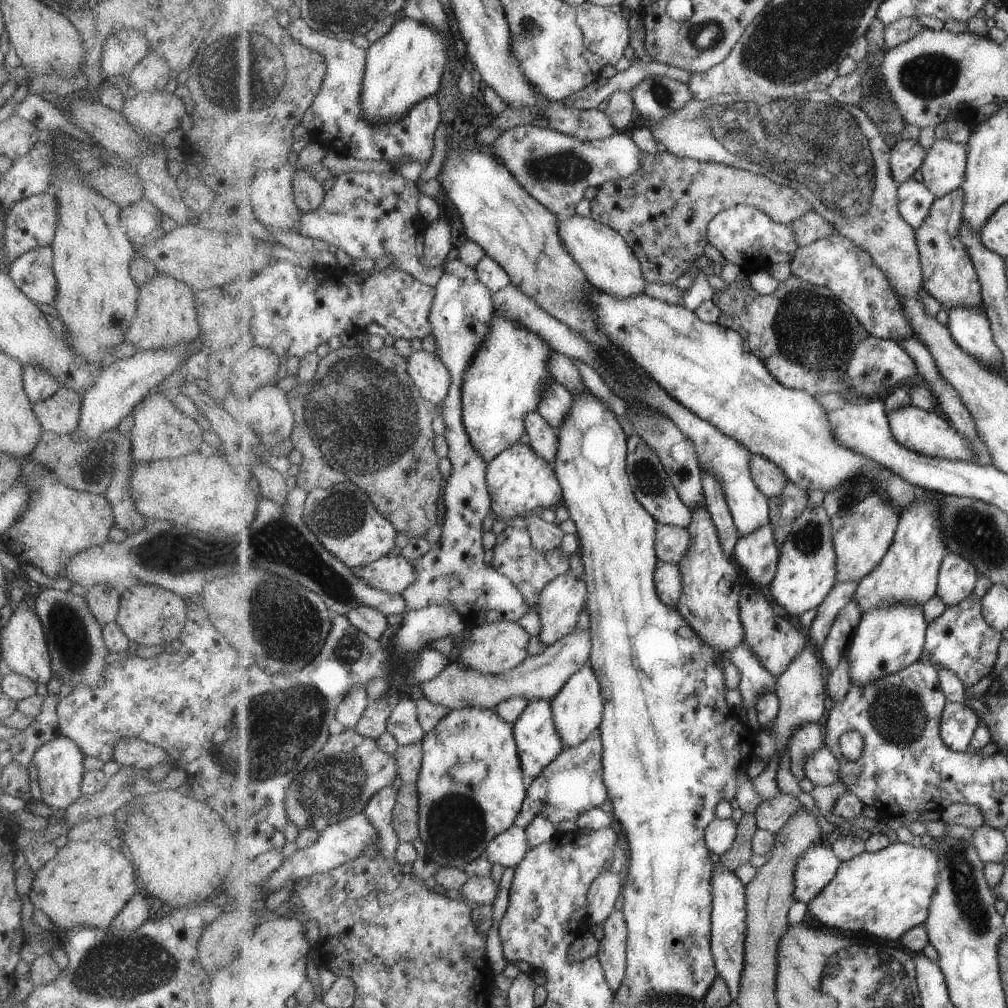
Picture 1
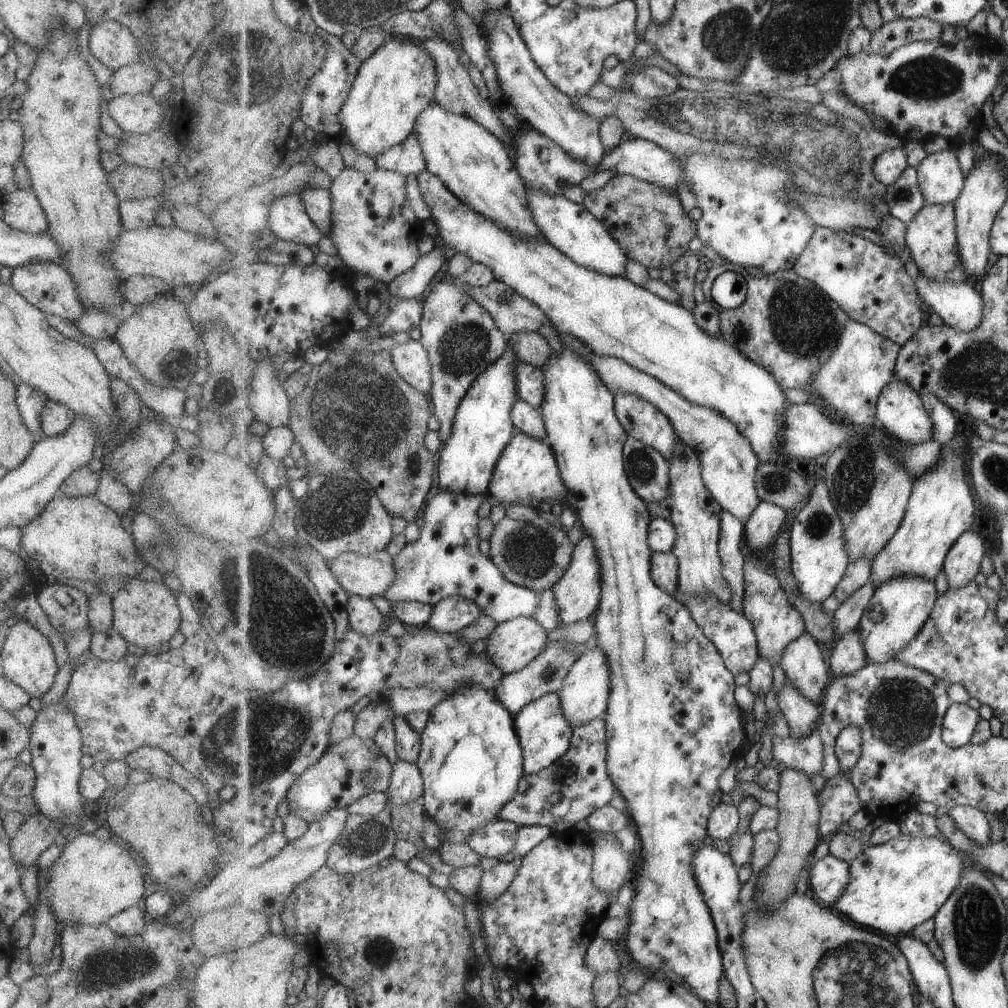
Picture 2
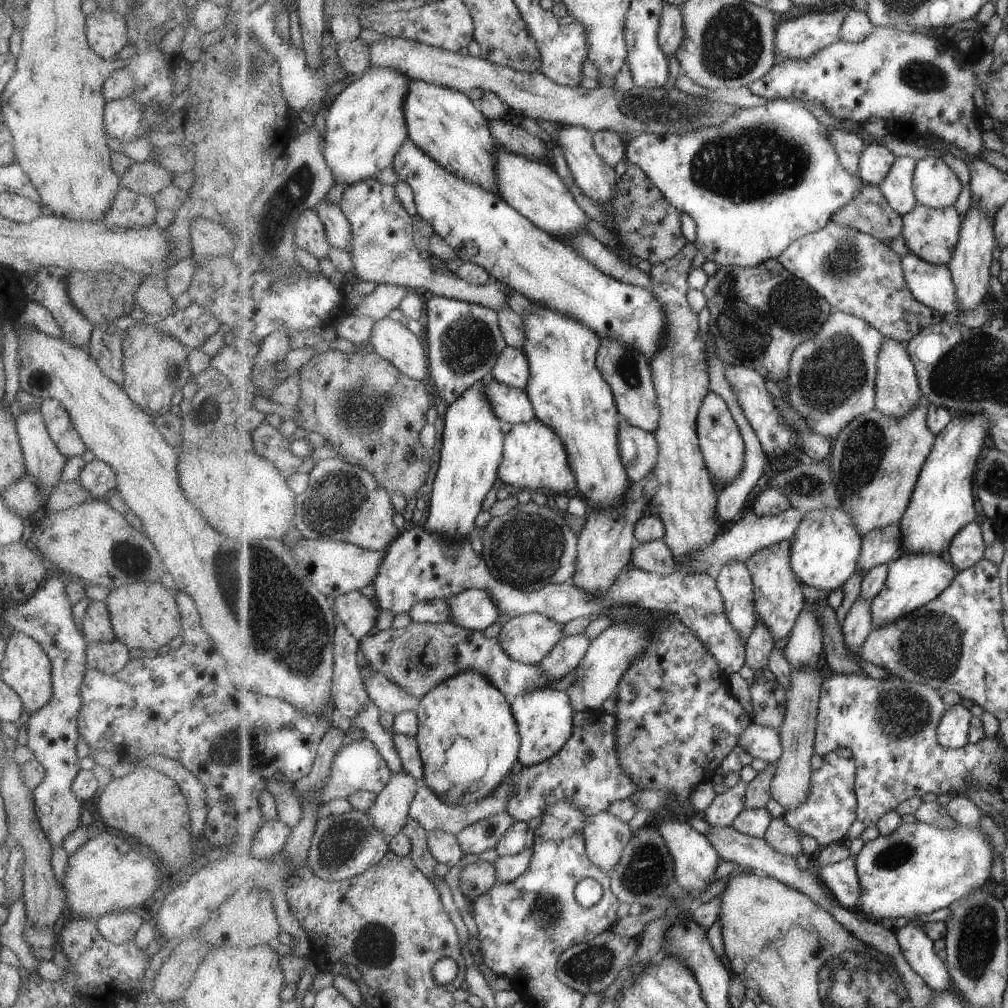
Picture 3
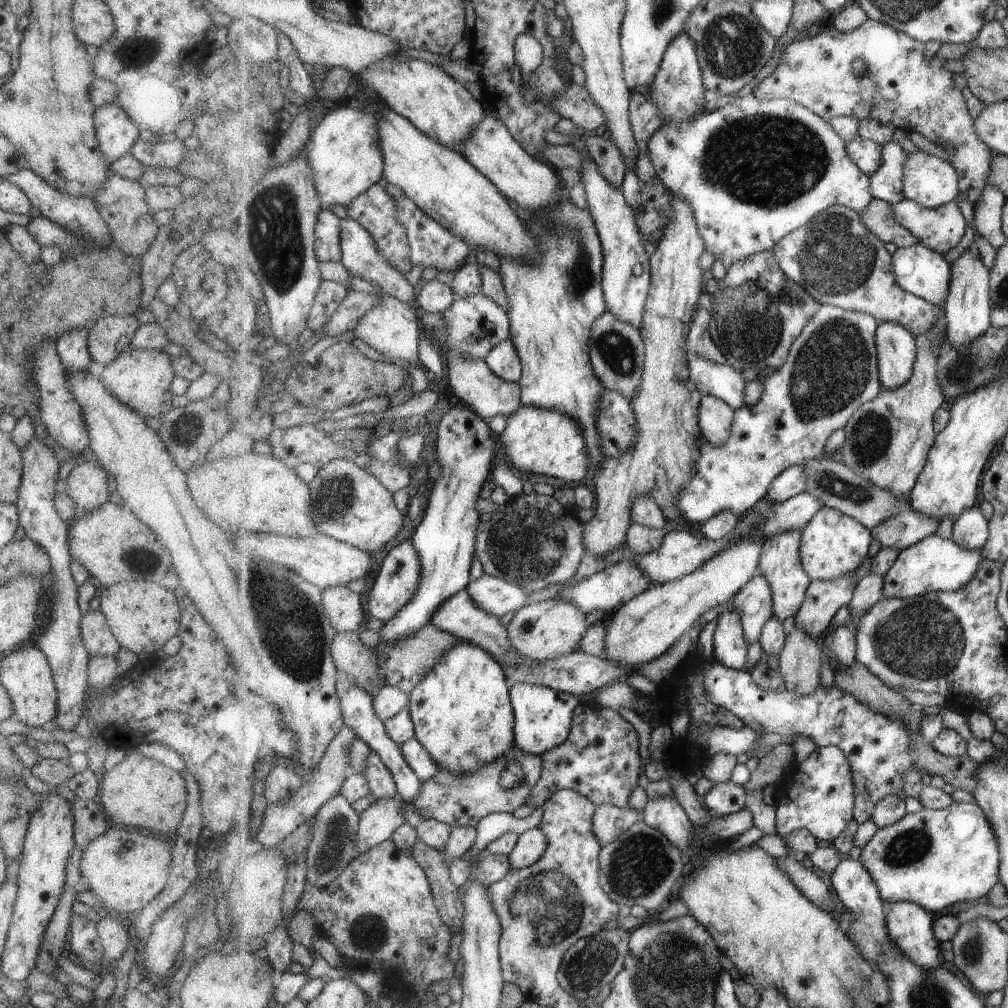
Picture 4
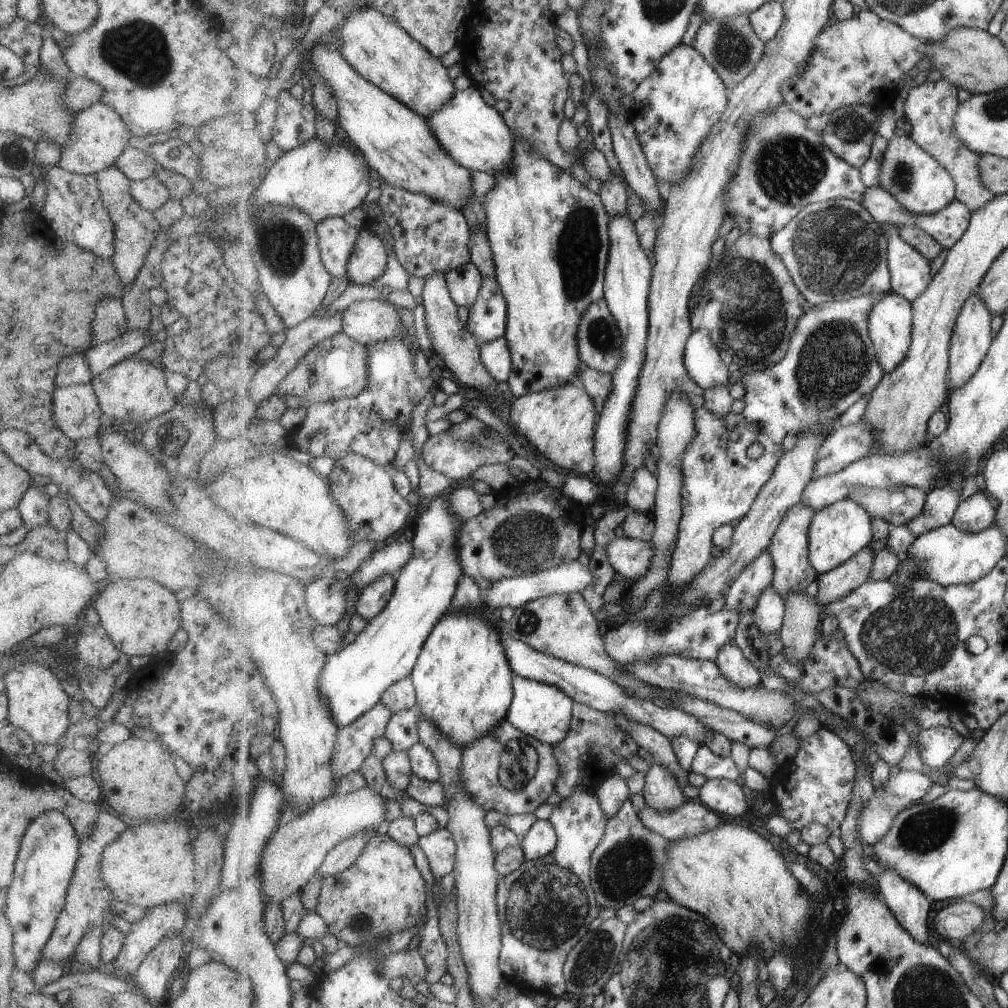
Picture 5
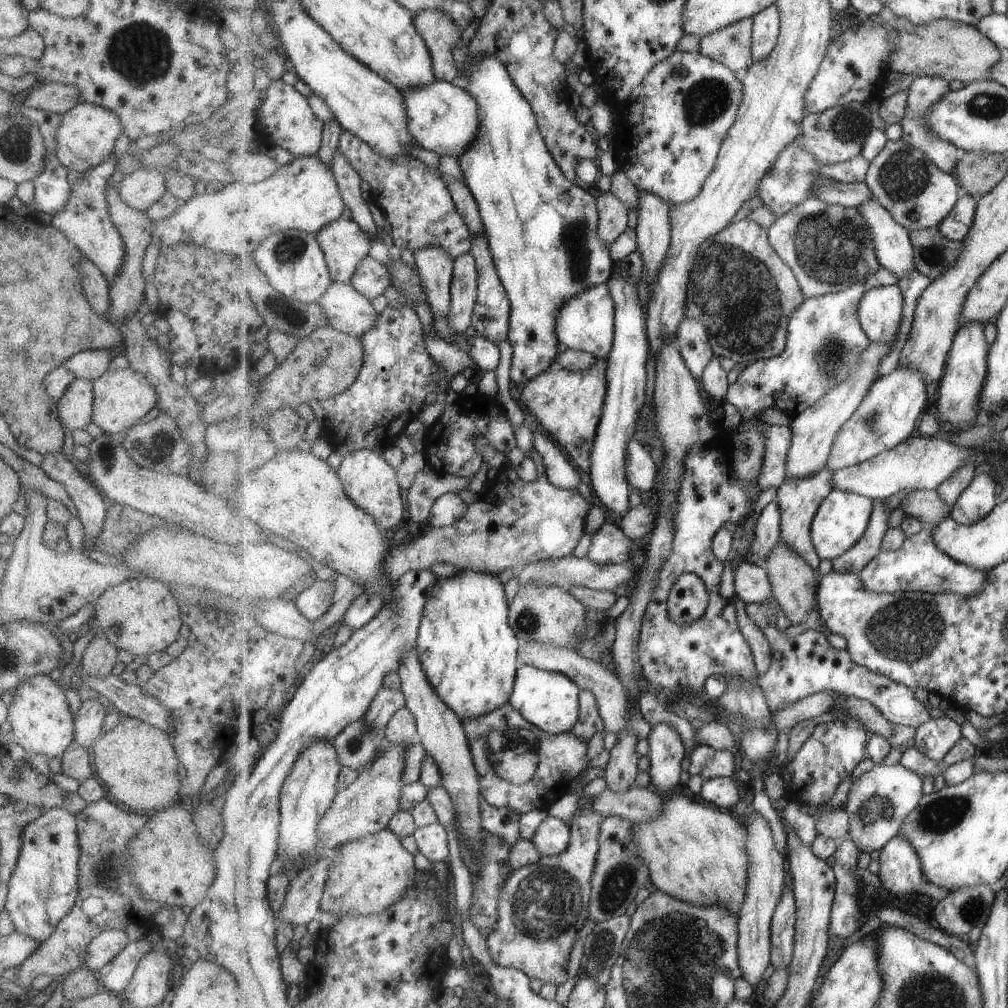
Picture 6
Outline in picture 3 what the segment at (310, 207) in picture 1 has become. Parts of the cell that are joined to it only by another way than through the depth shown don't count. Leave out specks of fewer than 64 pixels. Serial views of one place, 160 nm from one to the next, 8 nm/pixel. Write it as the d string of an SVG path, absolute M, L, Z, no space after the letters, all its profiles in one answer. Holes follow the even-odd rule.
M323 199L314 210L325 223L330 244L351 253L354 234L340 203L326 203Z

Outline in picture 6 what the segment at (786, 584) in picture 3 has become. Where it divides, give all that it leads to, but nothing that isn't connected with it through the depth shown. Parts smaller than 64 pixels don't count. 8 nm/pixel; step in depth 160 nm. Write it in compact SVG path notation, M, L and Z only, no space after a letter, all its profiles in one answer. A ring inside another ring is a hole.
M825 467L818 475L813 475L801 480L787 479L777 489L778 505L782 514L782 531L780 540L791 548L792 551L799 553L815 570L819 568L821 562L817 549L812 539L812 524L822 507L822 502L834 490L832 483L833 470Z

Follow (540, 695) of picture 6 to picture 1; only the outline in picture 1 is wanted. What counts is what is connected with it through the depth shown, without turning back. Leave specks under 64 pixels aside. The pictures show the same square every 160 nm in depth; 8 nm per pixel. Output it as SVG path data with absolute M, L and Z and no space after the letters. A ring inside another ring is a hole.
M529 701L519 720L513 725L524 778L529 783L541 775L543 770L566 749L566 746L556 727L551 701Z

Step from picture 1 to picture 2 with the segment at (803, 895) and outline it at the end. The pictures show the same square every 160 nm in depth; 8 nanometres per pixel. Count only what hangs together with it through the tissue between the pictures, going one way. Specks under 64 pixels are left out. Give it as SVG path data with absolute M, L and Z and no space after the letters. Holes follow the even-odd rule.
M831 853L820 856L812 865L809 862L809 891L825 904L834 905L846 891L851 880L851 863Z

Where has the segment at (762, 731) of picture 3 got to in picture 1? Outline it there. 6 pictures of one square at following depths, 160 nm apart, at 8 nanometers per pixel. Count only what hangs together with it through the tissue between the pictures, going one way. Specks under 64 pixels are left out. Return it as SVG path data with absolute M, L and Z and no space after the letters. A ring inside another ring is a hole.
M825 745L806 764L807 777L815 785L829 786L840 780L840 760Z

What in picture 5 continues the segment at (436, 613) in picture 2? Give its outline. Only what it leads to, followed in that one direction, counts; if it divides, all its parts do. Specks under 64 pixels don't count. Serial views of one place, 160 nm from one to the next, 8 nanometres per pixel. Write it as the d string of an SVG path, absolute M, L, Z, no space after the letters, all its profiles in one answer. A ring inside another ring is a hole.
M574 560L568 563L561 563L558 567L544 571L535 571L531 574L507 577L506 579L492 582L490 589L484 591L483 602L490 605L491 610L500 610L500 608L505 608L505 606L511 606L513 609L516 609L529 601L547 595L574 593L585 590L593 582L595 582L595 576L591 574L589 566L583 566L579 560Z

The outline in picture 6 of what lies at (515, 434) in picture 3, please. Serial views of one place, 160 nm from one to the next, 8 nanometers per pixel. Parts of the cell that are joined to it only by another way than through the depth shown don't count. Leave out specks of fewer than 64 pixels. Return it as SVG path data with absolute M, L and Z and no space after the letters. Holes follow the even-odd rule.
M598 359L595 368L573 372L551 368L523 388L521 401L547 432L565 448L578 468L589 473L592 452L608 391L608 359Z

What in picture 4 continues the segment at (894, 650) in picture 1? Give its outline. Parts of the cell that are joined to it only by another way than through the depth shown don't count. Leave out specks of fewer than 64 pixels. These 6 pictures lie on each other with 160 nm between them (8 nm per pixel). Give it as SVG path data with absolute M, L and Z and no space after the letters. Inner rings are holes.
M932 534L899 553L884 578L884 598L913 599L933 591L956 591L967 587L984 560L981 549L970 551L952 538L945 540Z

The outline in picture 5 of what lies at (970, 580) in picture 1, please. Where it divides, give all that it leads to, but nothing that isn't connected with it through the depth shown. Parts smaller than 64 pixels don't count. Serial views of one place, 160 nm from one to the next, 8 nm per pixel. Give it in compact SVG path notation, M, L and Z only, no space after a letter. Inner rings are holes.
M978 491L959 503L952 523L964 533L986 531L996 522L996 501L984 491Z

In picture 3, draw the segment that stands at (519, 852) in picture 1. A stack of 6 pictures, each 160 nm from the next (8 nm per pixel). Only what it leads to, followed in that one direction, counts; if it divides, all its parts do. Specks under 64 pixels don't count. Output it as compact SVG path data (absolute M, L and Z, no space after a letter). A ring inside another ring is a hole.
M506 810L502 813L478 820L464 828L458 839L467 854L482 855L490 850L497 850L499 841L516 823Z

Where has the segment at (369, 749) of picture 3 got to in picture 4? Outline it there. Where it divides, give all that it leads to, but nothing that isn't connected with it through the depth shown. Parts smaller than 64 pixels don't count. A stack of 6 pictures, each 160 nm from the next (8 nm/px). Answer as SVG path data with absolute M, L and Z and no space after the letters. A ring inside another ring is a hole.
M371 751L366 760L366 769L361 773L370 782L371 794L375 800L397 794L398 788L394 773L391 772L378 752Z

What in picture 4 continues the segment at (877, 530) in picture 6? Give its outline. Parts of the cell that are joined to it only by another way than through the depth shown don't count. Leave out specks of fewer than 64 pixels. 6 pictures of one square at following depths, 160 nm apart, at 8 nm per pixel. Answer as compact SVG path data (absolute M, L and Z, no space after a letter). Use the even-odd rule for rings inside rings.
M847 573L832 581L812 581L806 592L806 599L794 618L796 626L814 639L821 641L828 630L827 628L832 624L835 614L839 612L839 608L850 604L857 584L853 573Z

